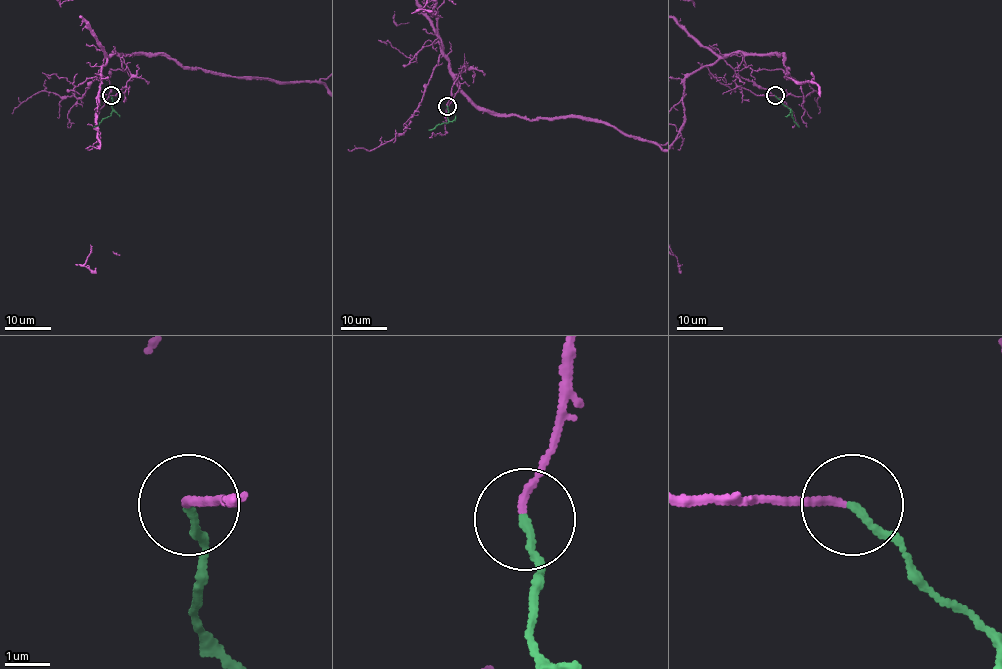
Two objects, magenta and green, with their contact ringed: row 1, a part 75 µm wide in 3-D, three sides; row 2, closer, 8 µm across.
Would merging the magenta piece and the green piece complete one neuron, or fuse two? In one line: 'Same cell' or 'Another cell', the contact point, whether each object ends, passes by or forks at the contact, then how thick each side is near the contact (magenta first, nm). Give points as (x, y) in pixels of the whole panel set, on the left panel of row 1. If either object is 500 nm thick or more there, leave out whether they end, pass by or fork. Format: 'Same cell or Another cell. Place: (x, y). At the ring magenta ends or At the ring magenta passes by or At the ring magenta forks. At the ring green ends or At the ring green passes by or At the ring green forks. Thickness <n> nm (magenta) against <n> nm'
Same cell. Place: (111, 95). At the ring magenta ends. At the ring green ends. Thickness 130 nm (magenta) against 170 nm

